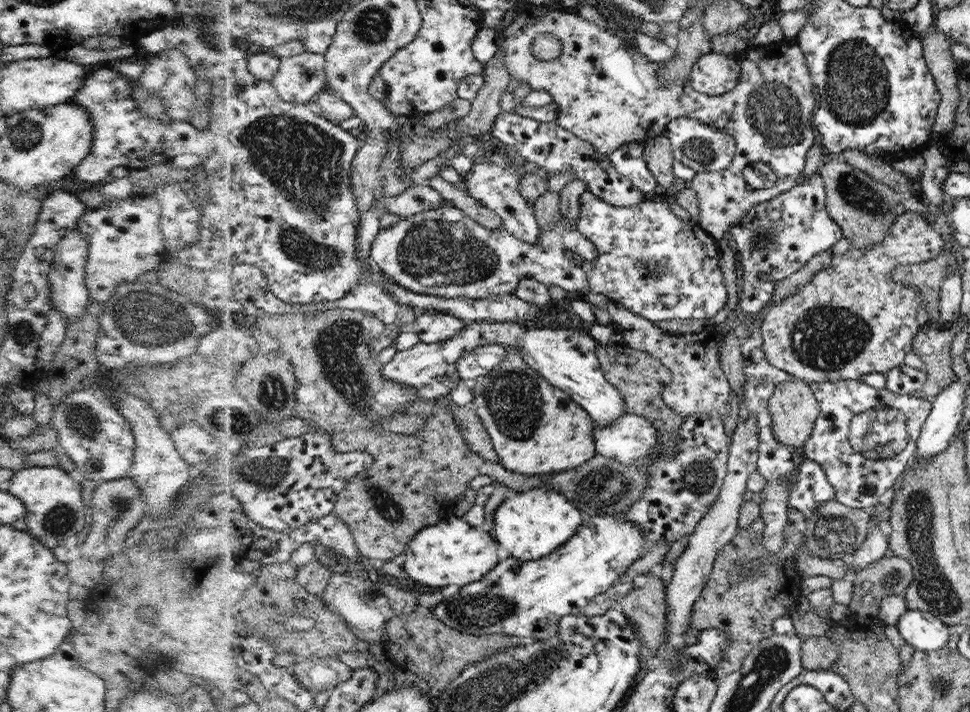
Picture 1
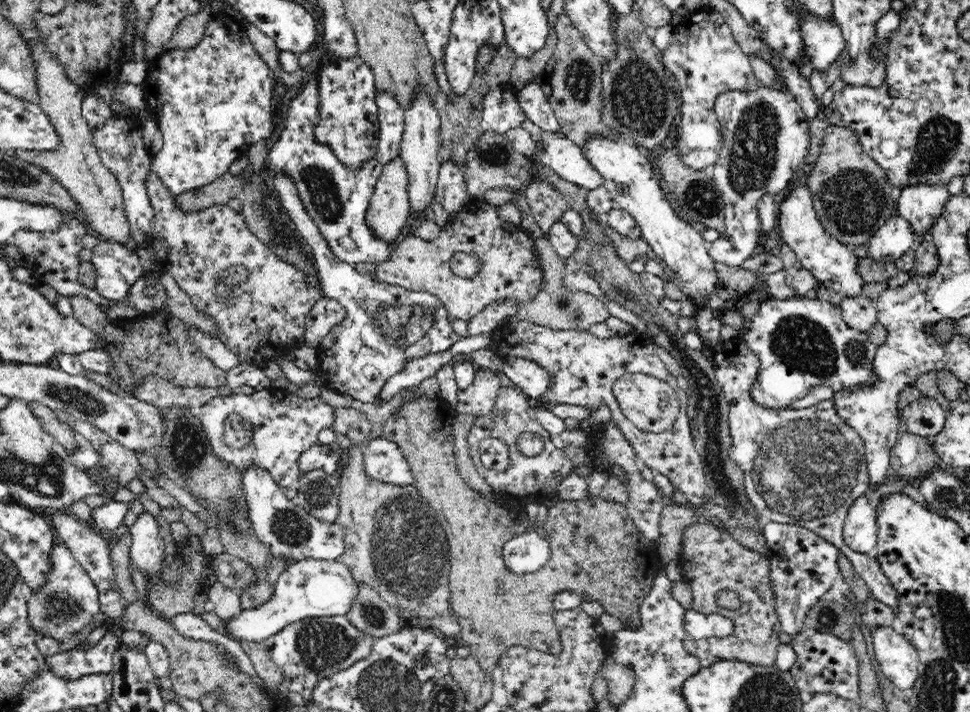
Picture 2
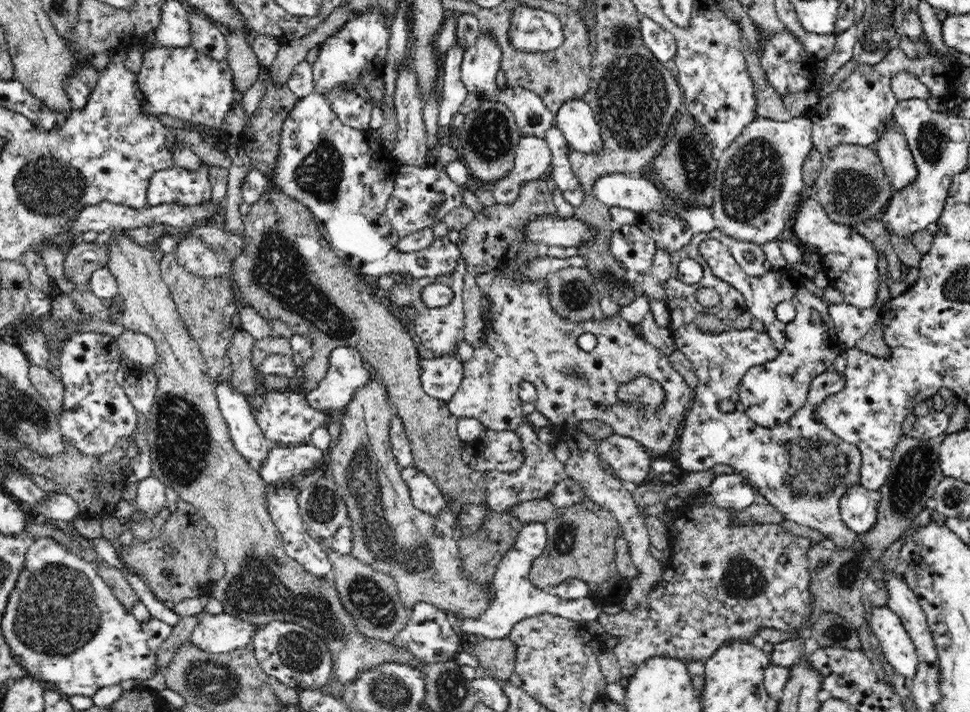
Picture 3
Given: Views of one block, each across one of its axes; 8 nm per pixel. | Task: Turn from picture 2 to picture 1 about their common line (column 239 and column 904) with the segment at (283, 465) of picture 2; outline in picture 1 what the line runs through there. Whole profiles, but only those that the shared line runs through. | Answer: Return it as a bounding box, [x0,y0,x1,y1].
[804,380,932,508]

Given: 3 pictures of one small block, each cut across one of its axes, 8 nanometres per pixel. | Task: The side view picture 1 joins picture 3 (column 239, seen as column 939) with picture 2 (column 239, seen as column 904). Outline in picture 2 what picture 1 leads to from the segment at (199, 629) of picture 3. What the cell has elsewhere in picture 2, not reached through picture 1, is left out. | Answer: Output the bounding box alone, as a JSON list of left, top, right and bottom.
[224,559,360,643]

